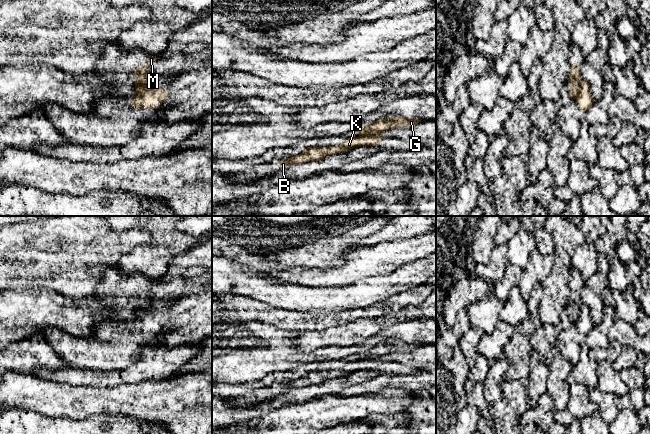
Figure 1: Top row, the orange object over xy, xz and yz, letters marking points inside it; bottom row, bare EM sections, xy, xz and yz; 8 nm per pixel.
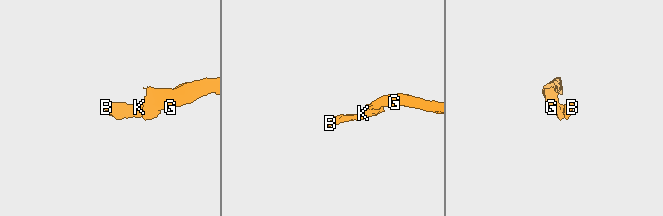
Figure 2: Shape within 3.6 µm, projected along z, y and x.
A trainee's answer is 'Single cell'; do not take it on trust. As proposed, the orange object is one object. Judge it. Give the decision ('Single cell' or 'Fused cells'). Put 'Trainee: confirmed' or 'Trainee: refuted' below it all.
Fused cells
Trainee: refuted

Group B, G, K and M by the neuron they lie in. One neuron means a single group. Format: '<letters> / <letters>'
B K / G M

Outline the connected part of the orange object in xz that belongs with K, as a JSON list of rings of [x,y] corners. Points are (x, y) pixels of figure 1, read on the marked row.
[[[382,133],[375,135],[361,135],[358,137],[347,138],[341,145],[332,147],[309,147],[297,156],[281,159],[279,170],[290,165],[298,165],[309,161],[320,161],[328,155],[337,153],[346,153],[355,147],[364,145],[378,146],[379,142],[384,138]]]

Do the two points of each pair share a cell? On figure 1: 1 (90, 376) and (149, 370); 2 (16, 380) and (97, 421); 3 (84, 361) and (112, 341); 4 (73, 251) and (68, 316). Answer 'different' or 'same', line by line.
1: same
2: different
3: same
4: different

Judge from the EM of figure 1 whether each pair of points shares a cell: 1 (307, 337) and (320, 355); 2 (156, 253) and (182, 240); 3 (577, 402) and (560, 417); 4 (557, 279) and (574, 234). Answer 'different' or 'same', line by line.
1: different
2: same
3: same
4: same

